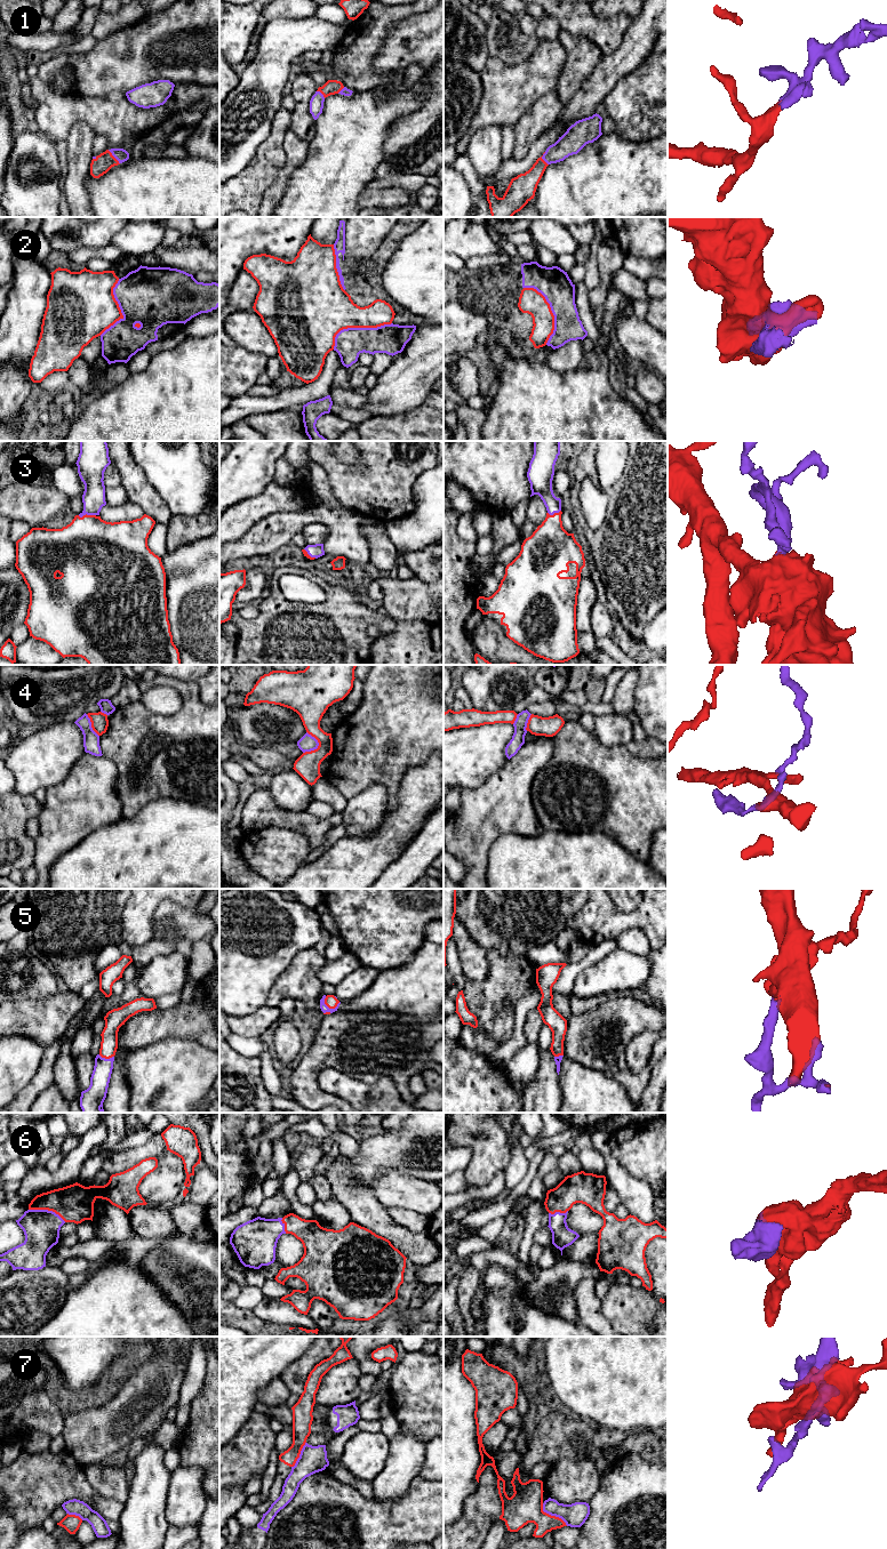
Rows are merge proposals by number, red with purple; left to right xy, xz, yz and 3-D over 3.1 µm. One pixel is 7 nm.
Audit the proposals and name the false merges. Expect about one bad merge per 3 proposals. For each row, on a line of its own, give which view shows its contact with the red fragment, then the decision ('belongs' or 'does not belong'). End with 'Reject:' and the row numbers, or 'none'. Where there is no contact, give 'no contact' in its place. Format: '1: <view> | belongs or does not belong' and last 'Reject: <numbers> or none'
1: xy | belongs
2: xz | does not belong
3: xy | belongs
4: xz | does not belong
5: xz | belongs
6: xy | belongs
7: yz | does not belong
Reject: 2, 4, 7

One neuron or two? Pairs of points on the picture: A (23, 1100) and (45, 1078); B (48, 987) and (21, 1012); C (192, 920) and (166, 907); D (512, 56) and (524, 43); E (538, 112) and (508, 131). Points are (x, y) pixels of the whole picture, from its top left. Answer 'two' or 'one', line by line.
A: one
B: two
C: one
D: one
E: two

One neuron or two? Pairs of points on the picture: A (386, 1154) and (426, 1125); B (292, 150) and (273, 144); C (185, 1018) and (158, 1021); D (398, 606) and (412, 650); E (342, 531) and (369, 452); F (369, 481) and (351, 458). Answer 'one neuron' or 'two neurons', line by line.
A: one neuron
B: two neurons
C: one neuron
D: one neuron
E: two neurons
F: two neurons

